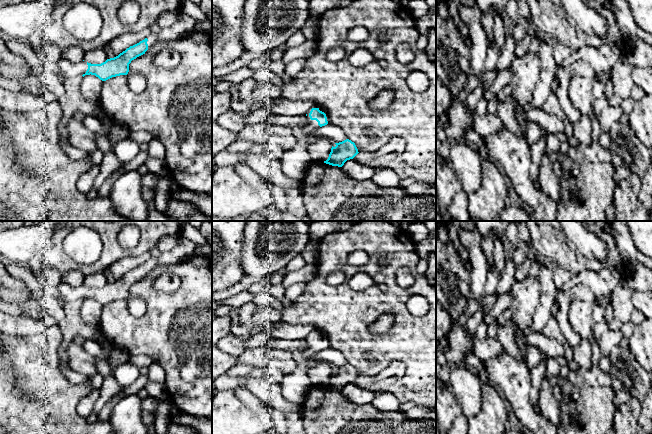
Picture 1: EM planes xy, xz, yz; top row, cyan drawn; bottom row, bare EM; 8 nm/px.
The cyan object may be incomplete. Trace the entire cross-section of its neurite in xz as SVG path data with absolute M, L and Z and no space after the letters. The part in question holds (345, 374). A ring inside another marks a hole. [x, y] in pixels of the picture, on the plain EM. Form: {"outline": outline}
{"outline": "M349 363L335 368L336 370L332 370L329 381L324 387L342 391L347 384L353 383L359 377L355 367Z"}

